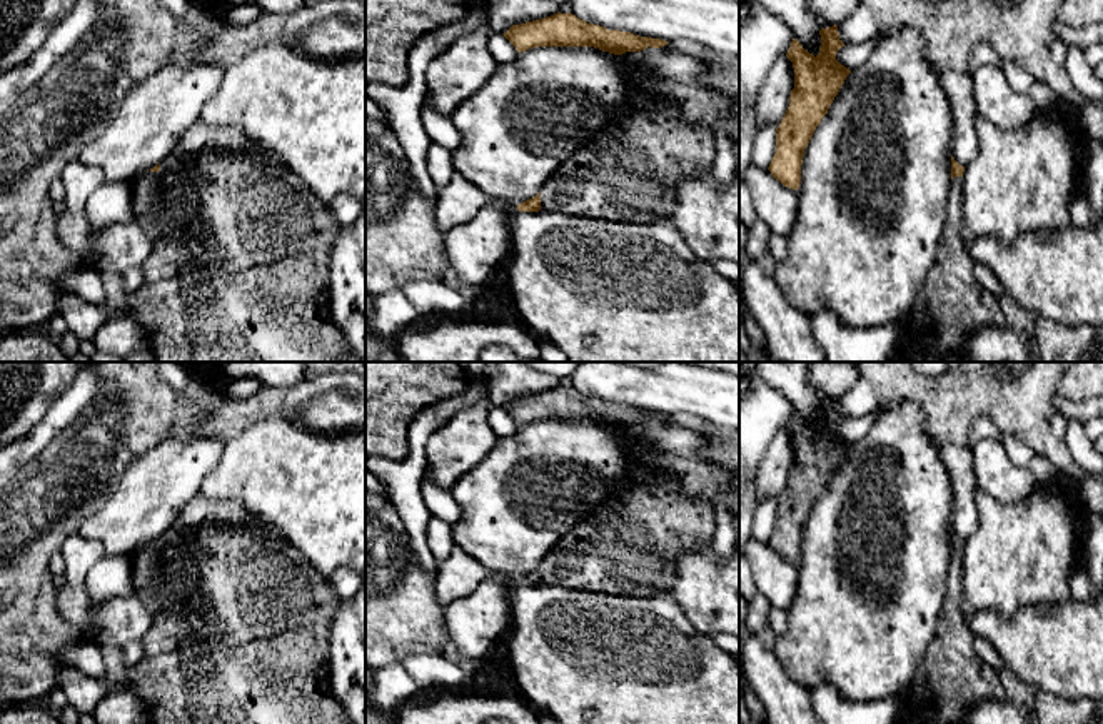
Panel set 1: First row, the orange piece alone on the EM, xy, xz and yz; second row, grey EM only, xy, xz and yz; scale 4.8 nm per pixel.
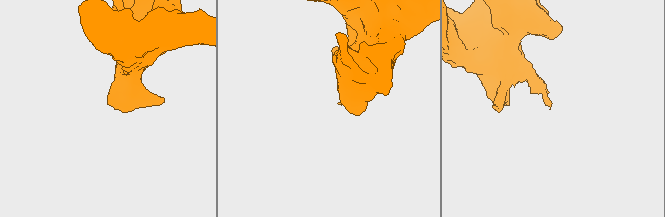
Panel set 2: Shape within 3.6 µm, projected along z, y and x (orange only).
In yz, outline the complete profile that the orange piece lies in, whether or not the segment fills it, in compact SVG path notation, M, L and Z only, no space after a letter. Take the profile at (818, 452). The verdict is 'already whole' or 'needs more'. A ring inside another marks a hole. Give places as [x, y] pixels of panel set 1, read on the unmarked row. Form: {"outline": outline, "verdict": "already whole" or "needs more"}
{"outline": "M838 399L821 402L819 409L821 420L816 430L796 412L786 427L794 442L794 462L789 480L776 502L776 527L768 544L793 564L799 562L804 522L851 447L836 434L838 424L844 420Z", "verdict": "already whole"}

